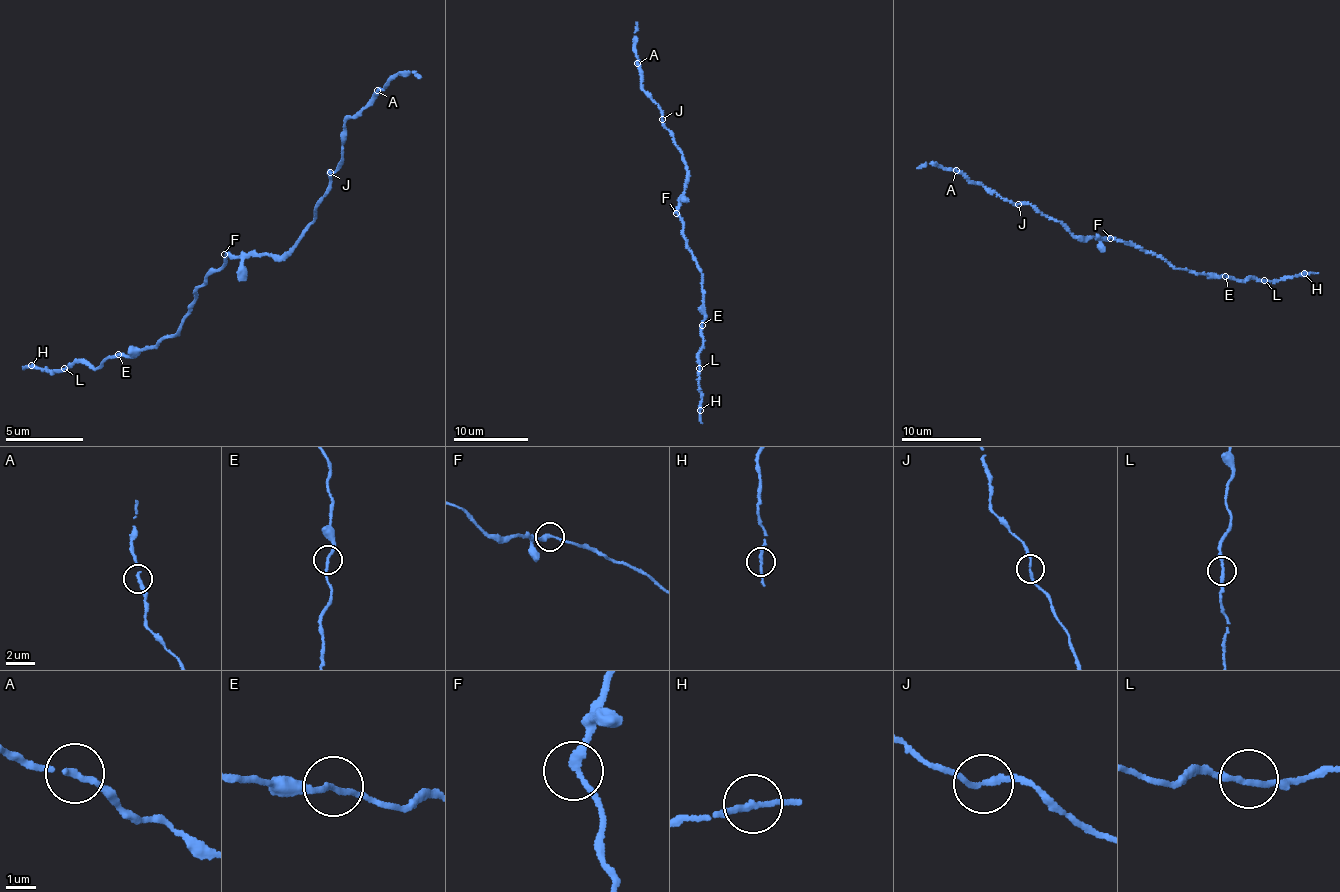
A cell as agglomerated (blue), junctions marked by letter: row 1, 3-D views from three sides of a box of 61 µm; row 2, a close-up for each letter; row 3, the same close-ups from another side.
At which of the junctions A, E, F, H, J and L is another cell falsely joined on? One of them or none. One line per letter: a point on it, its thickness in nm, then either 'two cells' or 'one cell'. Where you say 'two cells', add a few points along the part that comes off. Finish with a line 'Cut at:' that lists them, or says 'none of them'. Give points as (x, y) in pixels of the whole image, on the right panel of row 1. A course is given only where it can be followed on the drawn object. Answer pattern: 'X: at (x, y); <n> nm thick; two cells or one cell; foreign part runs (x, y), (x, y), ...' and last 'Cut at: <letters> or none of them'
A: at (956, 170); 180 nm thick; one cell
E: at (1225, 276); 190 nm thick; one cell
F: at (1110, 238); 220 nm thick; one cell
H: at (1304, 273); 190 nm thick; one cell
J: at (1018, 204); 170 nm thick; one cell
L: at (1264, 280); 200 nm thick; one cell
Cut at: none of them

